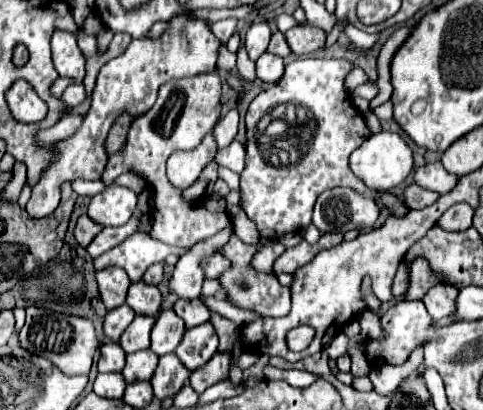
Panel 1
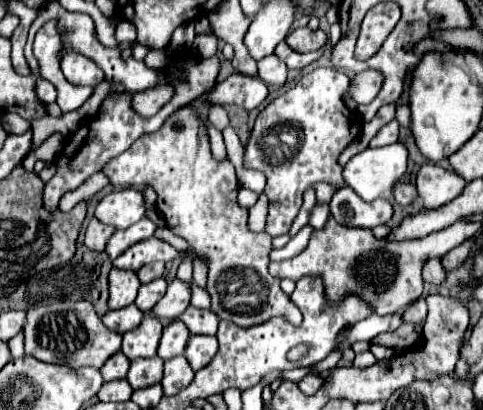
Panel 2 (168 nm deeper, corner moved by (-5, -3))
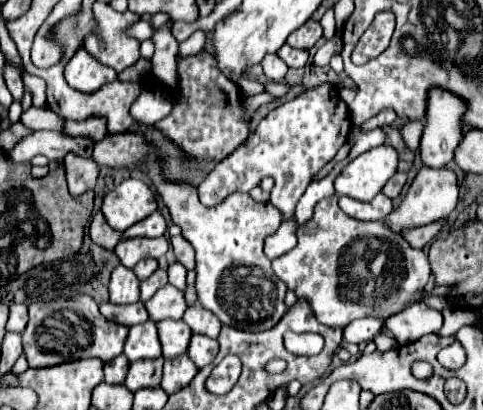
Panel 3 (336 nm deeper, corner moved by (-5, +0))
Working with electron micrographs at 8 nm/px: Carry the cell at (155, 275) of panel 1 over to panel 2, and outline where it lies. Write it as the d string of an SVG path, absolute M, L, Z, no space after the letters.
M155 262L155 264L143 266L143 268L137 272L137 276L139 276L141 284L145 284L145 282L151 282L151 280L163 276L163 270L165 270L165 264L163 264L163 262Z

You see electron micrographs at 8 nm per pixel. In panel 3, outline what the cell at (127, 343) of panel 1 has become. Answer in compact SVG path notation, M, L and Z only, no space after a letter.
M153 321L129 327L129 335L125 339L125 355L129 361L161 357L161 343Z

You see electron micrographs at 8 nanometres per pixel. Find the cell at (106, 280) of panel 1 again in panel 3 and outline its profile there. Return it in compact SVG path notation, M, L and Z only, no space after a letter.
M123 265L115 267L109 281L109 295L111 303L137 303L139 301L139 279L133 273L133 269L127 269Z

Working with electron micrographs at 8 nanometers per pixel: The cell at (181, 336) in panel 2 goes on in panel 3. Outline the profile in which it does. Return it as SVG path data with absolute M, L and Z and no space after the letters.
M159 321L159 339L163 345L163 357L179 357L187 351L189 339L191 339L191 329L183 321Z

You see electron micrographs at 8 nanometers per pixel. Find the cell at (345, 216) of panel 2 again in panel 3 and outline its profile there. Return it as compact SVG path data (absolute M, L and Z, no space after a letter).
M379 193L369 203L363 203L363 201L357 201L357 199L343 195L343 197L339 197L339 207L343 209L345 215L359 219L359 221L383 221L393 211L391 199L383 193Z

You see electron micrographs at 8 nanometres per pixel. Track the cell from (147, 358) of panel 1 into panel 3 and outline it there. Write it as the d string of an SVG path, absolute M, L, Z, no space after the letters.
M163 357L133 361L129 365L125 387L129 391L133 391L133 393L137 389L145 389L145 387L159 387L159 383L161 383L161 369L163 369Z

